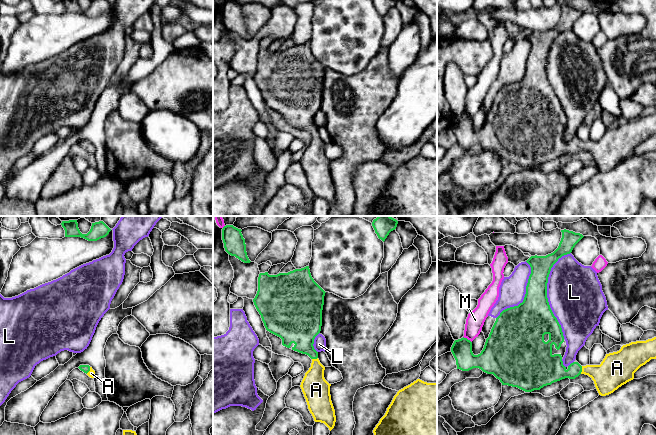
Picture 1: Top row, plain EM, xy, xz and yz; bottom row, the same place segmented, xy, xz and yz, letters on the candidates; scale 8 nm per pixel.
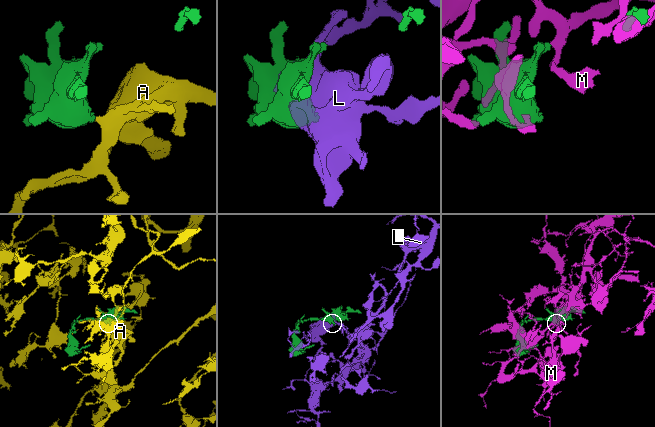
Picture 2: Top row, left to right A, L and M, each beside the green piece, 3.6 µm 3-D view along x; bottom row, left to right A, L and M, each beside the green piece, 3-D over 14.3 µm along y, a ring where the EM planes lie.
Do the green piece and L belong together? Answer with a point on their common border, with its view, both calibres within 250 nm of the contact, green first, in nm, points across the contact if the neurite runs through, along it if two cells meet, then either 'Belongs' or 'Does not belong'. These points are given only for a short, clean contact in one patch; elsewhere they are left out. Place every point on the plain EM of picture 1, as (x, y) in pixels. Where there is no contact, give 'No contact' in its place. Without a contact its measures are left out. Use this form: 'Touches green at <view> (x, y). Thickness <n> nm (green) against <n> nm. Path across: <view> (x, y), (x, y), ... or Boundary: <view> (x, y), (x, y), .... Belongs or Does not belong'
Touches green at yz (546, 69). Thickness 320 nm (green) against 440 nm. Does not belong

